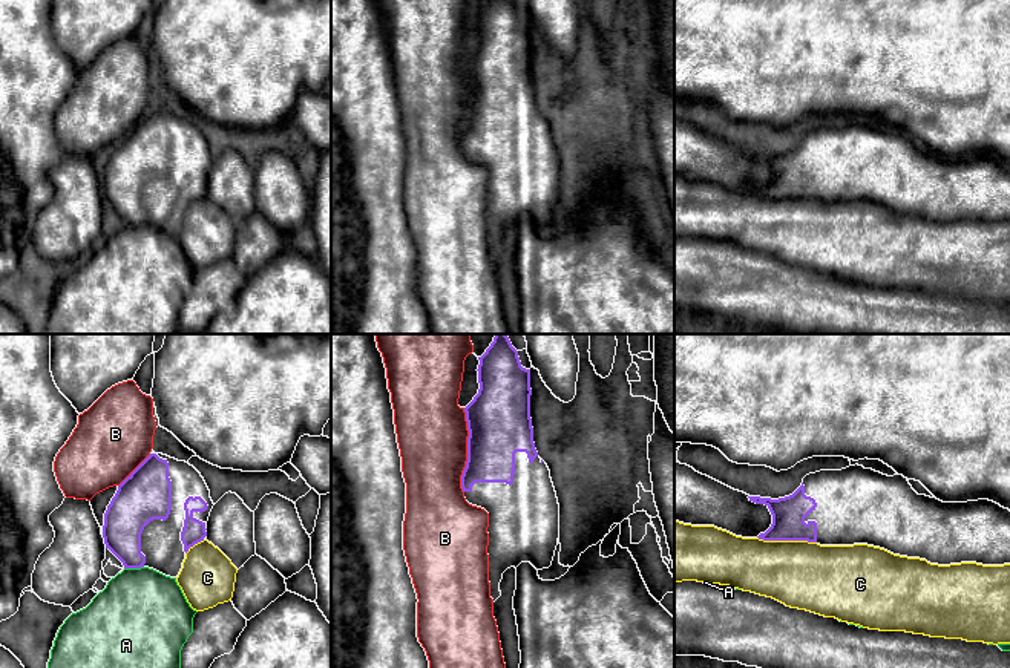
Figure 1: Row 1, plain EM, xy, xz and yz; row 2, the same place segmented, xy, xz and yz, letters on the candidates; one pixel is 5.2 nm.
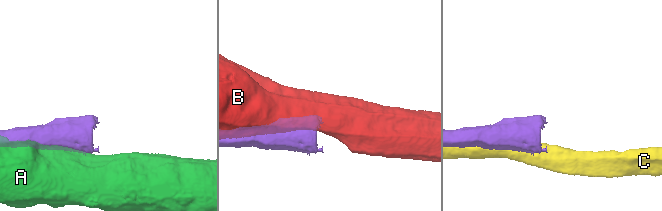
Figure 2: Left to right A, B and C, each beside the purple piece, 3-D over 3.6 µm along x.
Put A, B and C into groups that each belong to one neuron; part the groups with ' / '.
A / B / C

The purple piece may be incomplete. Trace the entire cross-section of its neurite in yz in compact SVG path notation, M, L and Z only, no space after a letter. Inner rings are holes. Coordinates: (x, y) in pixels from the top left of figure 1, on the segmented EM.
M863 466L820 470L803 478L789 496L771 499L748 496L765 504L772 524L757 538L763 541L808 541L820 545L867 544L894 555L950 565L976 562L1010 564L1010 510L989 499L943 503L918 495L903 475L887 476Z

